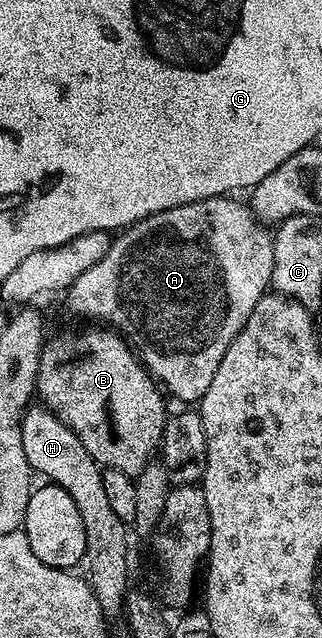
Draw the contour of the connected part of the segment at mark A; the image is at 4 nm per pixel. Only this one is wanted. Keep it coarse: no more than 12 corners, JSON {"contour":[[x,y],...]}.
{"contour":[[231,195],[128,225],[65,291],[198,403],[268,292]]}

